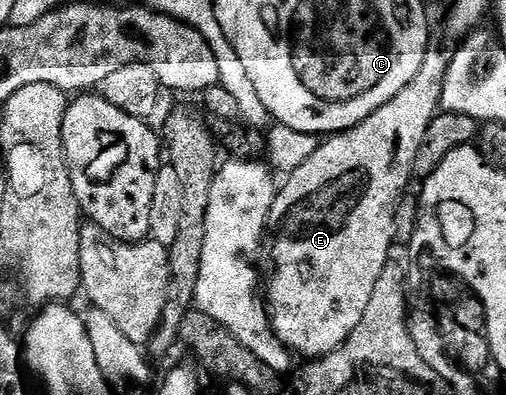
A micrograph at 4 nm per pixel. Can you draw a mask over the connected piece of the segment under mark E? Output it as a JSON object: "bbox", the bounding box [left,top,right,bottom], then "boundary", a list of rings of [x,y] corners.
{"bbox":[266,44,451,360],"boundary":[[[436,44],[429,45],[418,76],[414,76],[414,80],[410,80],[410,84],[406,84],[406,88],[402,88],[402,92],[398,92],[398,96],[394,96],[394,100],[382,104],[382,108],[378,108],[370,116],[366,116],[366,120],[362,120],[354,128],[344,130],[341,134],[325,137],[321,141],[318,152],[314,152],[314,156],[310,156],[310,160],[306,160],[306,164],[302,164],[302,168],[287,175],[283,179],[284,186],[282,182],[282,185],[277,189],[276,199],[272,205],[272,211],[268,213],[267,221],[267,225],[272,226],[273,238],[272,279],[269,282],[267,279],[266,282],[266,305],[268,317],[272,319],[272,330],[278,336],[281,344],[288,347],[293,355],[301,354],[304,360],[322,358],[325,354],[334,352],[350,336],[350,332],[354,332],[354,328],[358,328],[358,320],[362,320],[362,312],[366,312],[366,304],[370,304],[370,295],[374,293],[374,284],[378,284],[379,267],[389,261],[391,254],[388,253],[391,252],[392,246],[394,247],[392,233],[394,232],[396,205],[400,203],[400,197],[409,189],[408,181],[413,181],[414,156],[418,156],[418,148],[422,144],[422,136],[426,136],[426,128],[430,128],[430,120],[438,113],[446,72],[451,62],[450,50],[444,46],[436,46]]]}

